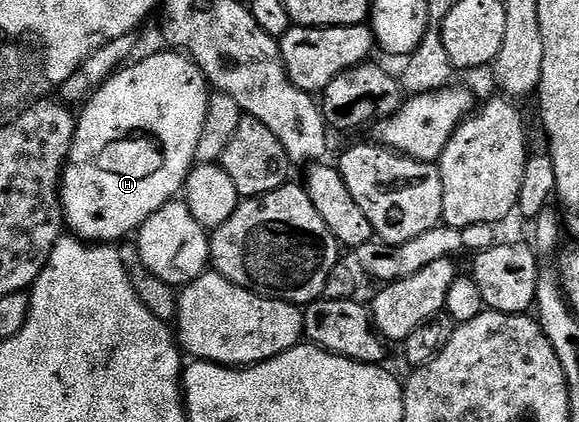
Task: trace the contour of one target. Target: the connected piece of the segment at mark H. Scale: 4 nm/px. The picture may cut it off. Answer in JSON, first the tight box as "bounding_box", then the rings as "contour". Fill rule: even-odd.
{"bounding_box":[61,53,209,244],"contour":[[[167,53],[171,54],[151,54],[140,62],[124,65],[91,95],[82,107],[83,115],[78,115],[75,142],[63,167],[61,201],[66,229],[88,244],[115,244],[126,234],[134,235],[153,212],[184,189],[187,176],[196,165],[197,140],[201,140],[201,128],[205,126],[209,83],[186,53]]]}

